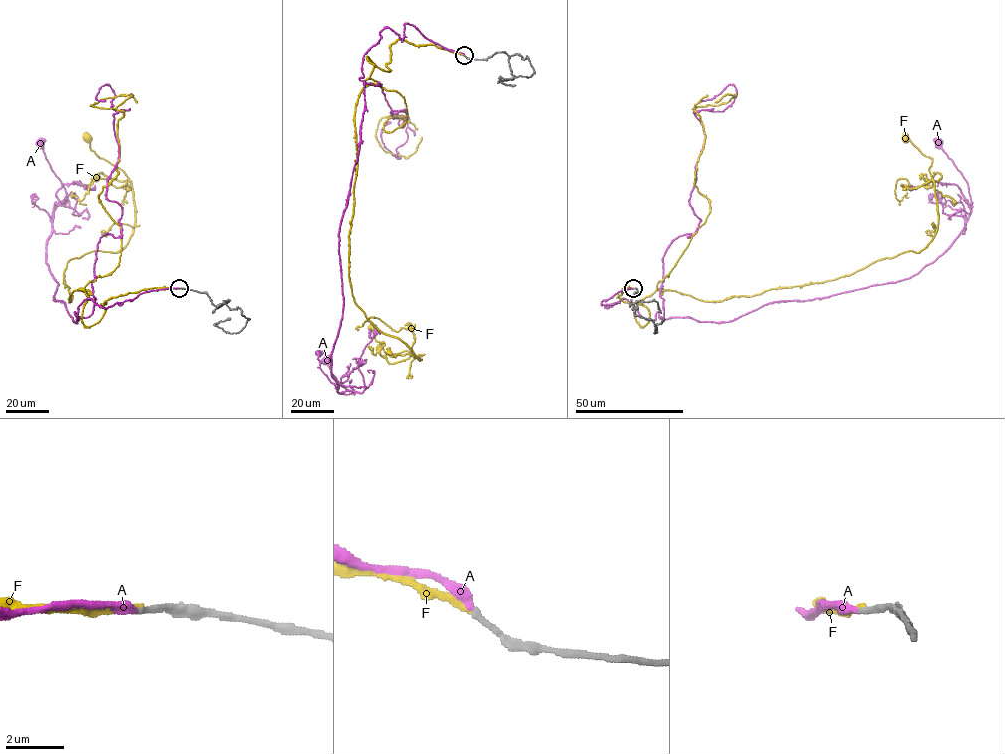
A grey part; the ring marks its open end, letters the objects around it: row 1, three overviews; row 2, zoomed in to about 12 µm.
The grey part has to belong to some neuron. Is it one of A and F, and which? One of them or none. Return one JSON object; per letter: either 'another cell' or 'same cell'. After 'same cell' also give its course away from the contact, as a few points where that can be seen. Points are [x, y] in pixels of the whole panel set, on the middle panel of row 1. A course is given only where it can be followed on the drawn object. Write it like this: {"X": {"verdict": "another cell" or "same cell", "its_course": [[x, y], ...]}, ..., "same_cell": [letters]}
{"A": {"verdict": "same cell", "its_course": [[464, 55], [405, 23], [402, 39], [385, 27], [364, 55], [331, 355], [337, 390], [352, 392], [325, 360]]}, "F": {"verdict": "another cell"}, "same_cell": ["A"]}

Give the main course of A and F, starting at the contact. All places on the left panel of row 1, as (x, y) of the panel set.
A: (179, 288), (106, 308), (86, 299), (74, 322), (46, 262), (67, 196), (40, 143)
F: (179, 288), (112, 297), (86, 327), (67, 264), (134, 228), (131, 181), (86, 139)

